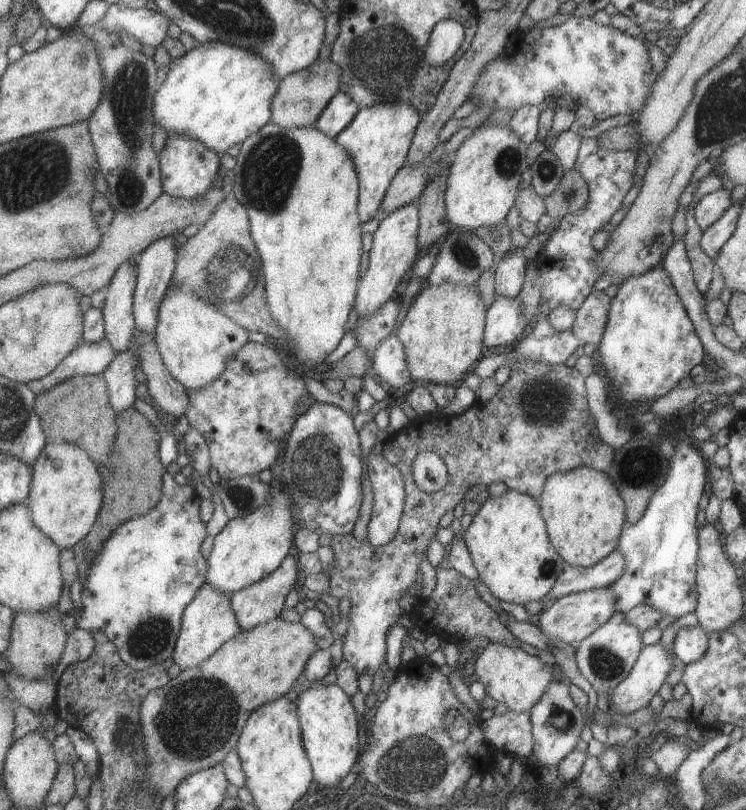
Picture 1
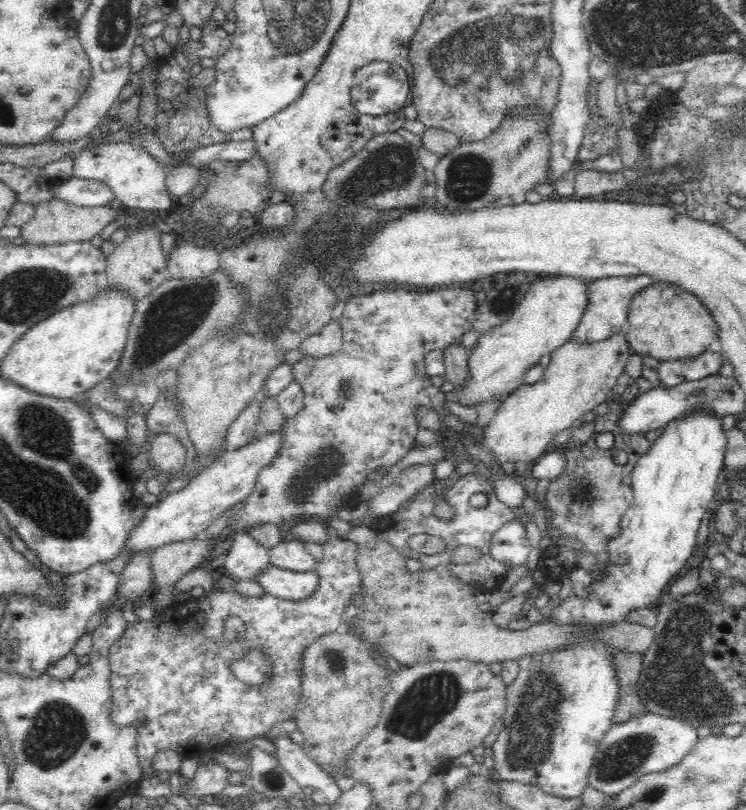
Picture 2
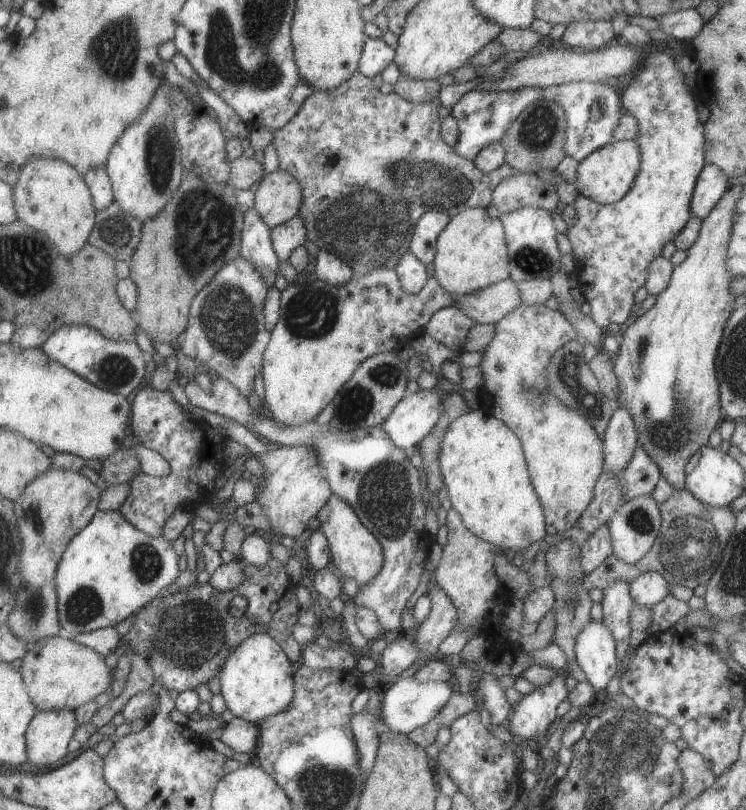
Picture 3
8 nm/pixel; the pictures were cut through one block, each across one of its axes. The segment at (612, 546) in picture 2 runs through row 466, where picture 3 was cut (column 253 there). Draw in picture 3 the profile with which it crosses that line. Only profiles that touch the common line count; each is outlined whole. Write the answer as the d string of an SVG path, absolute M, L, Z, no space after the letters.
M250 634L223 661L217 676L219 693L234 717L257 726L263 718L285 710L288 702L291 702L295 667L296 665L289 662L277 641L268 634Z

